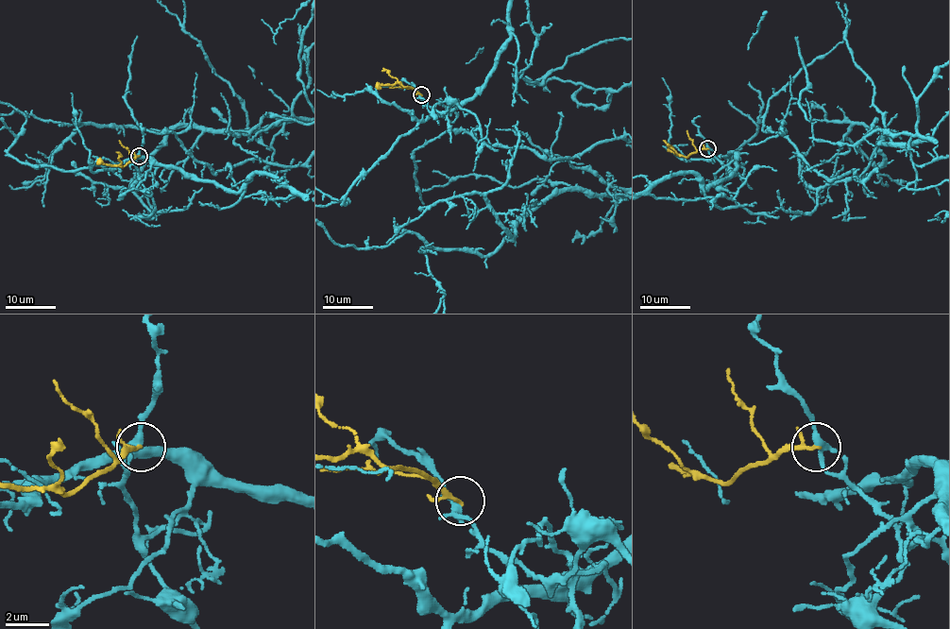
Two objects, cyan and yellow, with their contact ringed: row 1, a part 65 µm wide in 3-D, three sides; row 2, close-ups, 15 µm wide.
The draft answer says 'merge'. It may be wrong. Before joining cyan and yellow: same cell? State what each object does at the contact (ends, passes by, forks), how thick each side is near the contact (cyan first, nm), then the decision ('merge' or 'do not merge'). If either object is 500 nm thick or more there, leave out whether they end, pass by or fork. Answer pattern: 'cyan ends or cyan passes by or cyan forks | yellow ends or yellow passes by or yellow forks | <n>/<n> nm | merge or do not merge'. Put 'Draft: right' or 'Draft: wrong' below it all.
cyan forks | yellow passes by | 240/130 nm | do not merge
Draft: wrong

